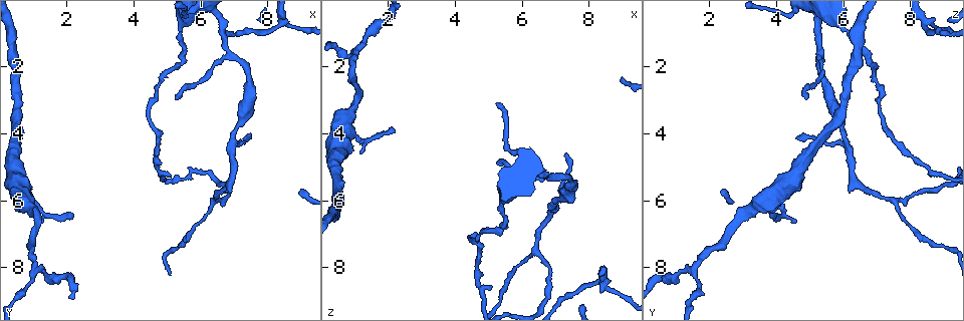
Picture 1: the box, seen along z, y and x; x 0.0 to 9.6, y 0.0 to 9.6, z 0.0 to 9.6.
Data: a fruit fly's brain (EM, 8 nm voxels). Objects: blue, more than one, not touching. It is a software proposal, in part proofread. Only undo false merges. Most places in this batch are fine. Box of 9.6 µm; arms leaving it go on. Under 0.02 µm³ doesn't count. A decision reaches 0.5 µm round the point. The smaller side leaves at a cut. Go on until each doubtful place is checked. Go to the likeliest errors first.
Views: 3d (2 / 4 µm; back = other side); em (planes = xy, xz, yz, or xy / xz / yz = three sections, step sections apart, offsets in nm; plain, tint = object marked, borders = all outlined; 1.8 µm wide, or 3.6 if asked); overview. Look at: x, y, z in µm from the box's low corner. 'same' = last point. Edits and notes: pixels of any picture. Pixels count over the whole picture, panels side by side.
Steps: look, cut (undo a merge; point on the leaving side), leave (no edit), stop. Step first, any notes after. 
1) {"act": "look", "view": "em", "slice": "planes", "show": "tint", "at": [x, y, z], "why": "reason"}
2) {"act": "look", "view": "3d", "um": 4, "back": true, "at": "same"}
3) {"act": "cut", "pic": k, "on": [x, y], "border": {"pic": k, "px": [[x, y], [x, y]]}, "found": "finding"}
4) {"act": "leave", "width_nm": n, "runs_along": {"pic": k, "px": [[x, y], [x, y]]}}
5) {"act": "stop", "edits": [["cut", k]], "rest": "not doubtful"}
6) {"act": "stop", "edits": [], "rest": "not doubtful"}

{"act": "look", "view": "3d", "um": 2, "at": [1.05, 8.00, 1.45], "why": "three arms meet"}

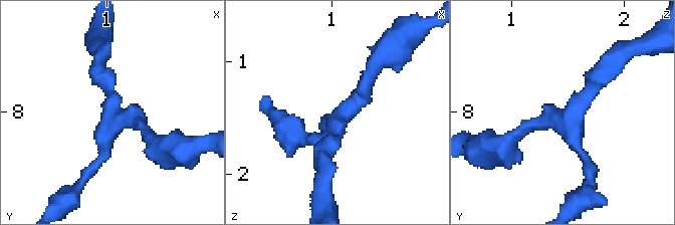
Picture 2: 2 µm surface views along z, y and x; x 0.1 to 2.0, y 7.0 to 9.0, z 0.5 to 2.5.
{"act": "look", "view": "em", "slice": "planes", "show": "tint", "at": [1.06, 8.06, 1.52], "arms": 3, "why": "need the tissue"}

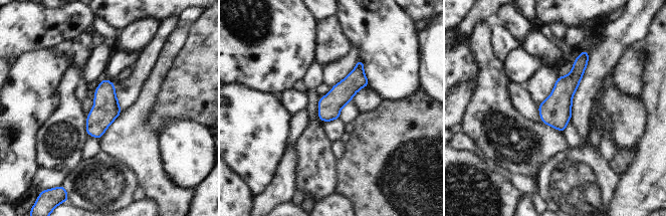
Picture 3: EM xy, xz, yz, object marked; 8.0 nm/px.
{"act": "leave", "runs_along": {"pic": 3, "px": [[586, 53], [563, 91], [561, 128]]}, "found": "all the same neuron"}

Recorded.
{"act": "look", "view": "em", "slice": "planes", "show": "borders", "at": [6.80, 1.60, 5.35], "why": "side arm on a straight run"}

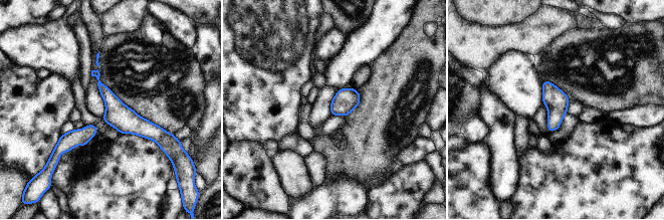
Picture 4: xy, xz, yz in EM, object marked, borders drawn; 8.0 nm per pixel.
{"act": "leave", "width_nm": 180, "runs_along": {"pic": 4, "px": [[93, 72], [134, 124], [161, 139]]}, "found": "one neuron here"}

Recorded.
{"act": "look", "view": "em", "slice": "xz", "step": 16, "show": "tint", "at": [6.45, 6.00, 7.50], "why": "three-way junction"}

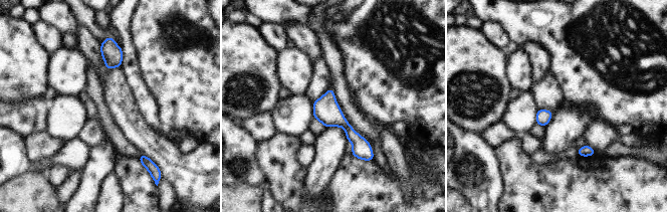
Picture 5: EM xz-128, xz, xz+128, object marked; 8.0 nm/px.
{"act": "look", "view": "em", "slice": "planes", "show": "tint", "at": "same"}

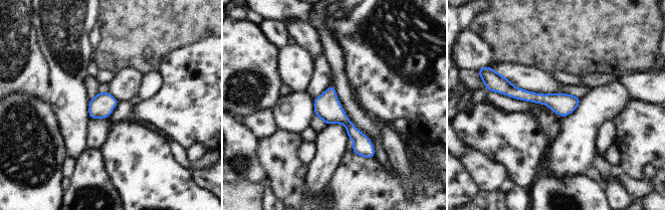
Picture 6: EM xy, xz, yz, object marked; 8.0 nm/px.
{"act": "leave", "runs_along": {"pic": 6, "px": [[501, 89], [551, 100], [577, 100]]}, "found": "continuous, no second neuron"}

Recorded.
{"act": "look", "view": "em", "um": 3.6, "slice": "xz", "step": 16, "show": "plain", "at": [8.40, 0.70, 8.35], "why": "thick turns thin"}

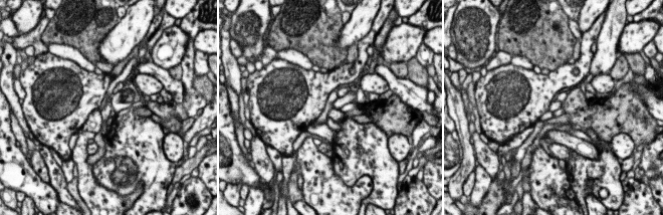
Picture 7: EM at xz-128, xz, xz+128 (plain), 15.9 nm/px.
{"act": "look", "view": "em", "um": 3.6, "slice": "xz", "step": 16, "show": "tint", "at": "same", "why": "where the object lies"}

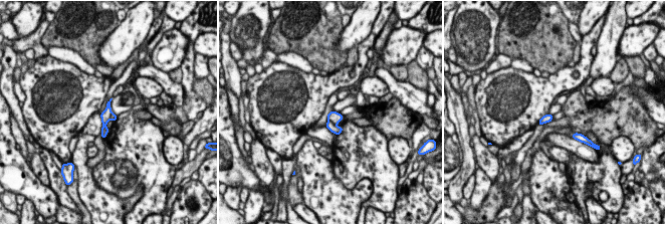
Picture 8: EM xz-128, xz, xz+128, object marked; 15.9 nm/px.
{"act": "cut", "pic": 8, "on": [333, 128], "border": {"pic": 8, "px": [[327, 120], [335, 125]]}, "found": "two neurons meet here"}

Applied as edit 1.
{"act": "stop", "edits": [["cut", 8]], "rest": "not doubtful"}

